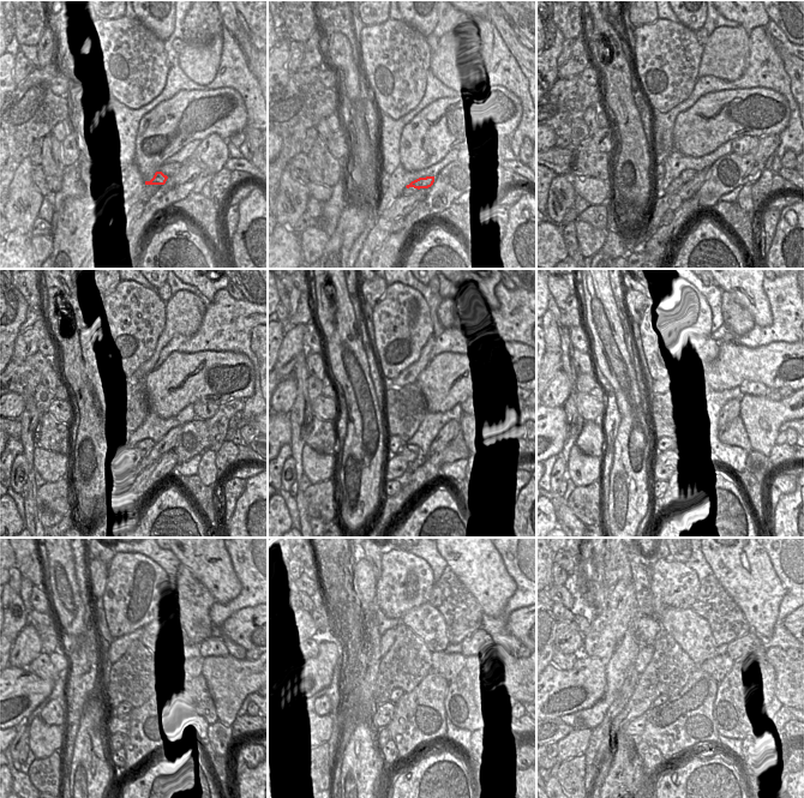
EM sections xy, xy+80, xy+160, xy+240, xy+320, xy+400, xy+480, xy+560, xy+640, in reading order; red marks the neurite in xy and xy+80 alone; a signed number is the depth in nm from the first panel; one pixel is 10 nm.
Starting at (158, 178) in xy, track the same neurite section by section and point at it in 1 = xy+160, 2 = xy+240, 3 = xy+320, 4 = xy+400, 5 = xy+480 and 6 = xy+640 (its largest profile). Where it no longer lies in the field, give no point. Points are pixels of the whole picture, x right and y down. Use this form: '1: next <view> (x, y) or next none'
1: next xy+160 (678, 182)
2: next xy+240 (127, 462)
3: next xy+320 (396, 467)
4: next xy+400 (661, 466)
5: next xy+480 (116, 740)
6: next xy+640 (638, 748)

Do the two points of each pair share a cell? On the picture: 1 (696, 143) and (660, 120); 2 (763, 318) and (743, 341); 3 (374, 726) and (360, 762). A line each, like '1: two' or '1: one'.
1: two
2: two
3: two

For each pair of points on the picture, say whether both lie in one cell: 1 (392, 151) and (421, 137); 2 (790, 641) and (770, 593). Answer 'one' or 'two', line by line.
1: two
2: two

